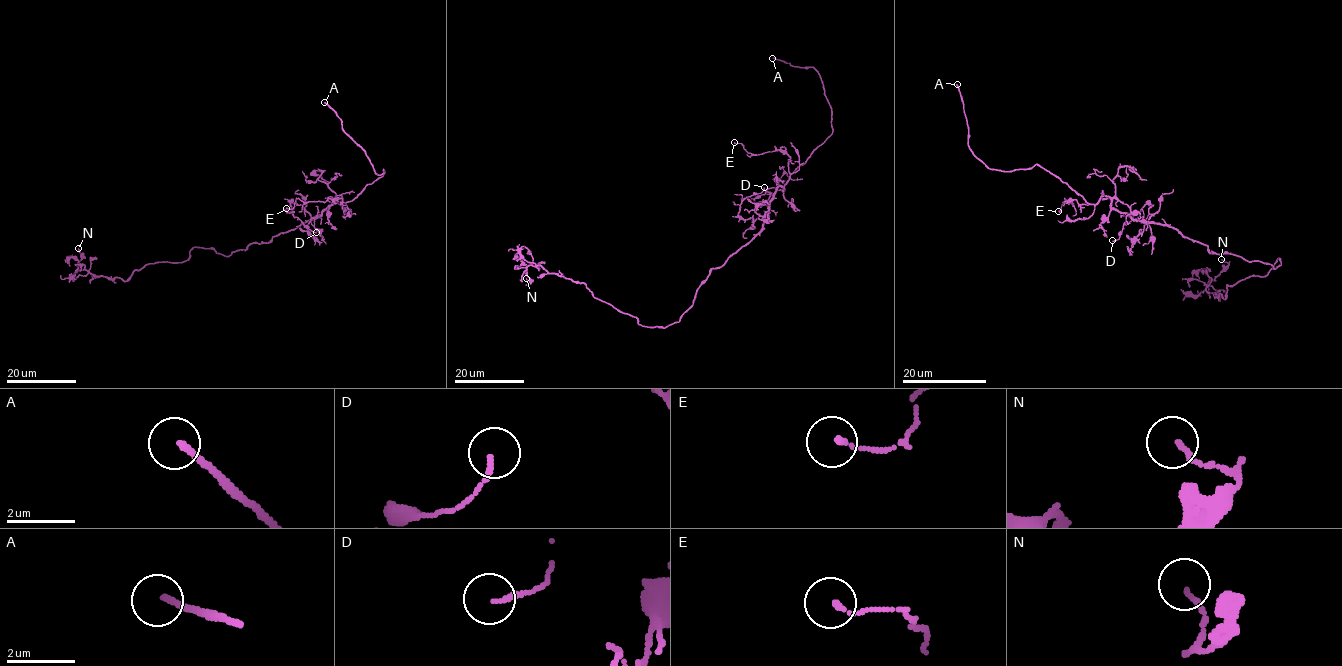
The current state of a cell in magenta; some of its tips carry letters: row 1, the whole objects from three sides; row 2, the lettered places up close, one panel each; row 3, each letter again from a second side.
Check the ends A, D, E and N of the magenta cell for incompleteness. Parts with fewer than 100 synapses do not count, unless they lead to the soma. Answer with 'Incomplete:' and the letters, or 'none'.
Incomplete: A

